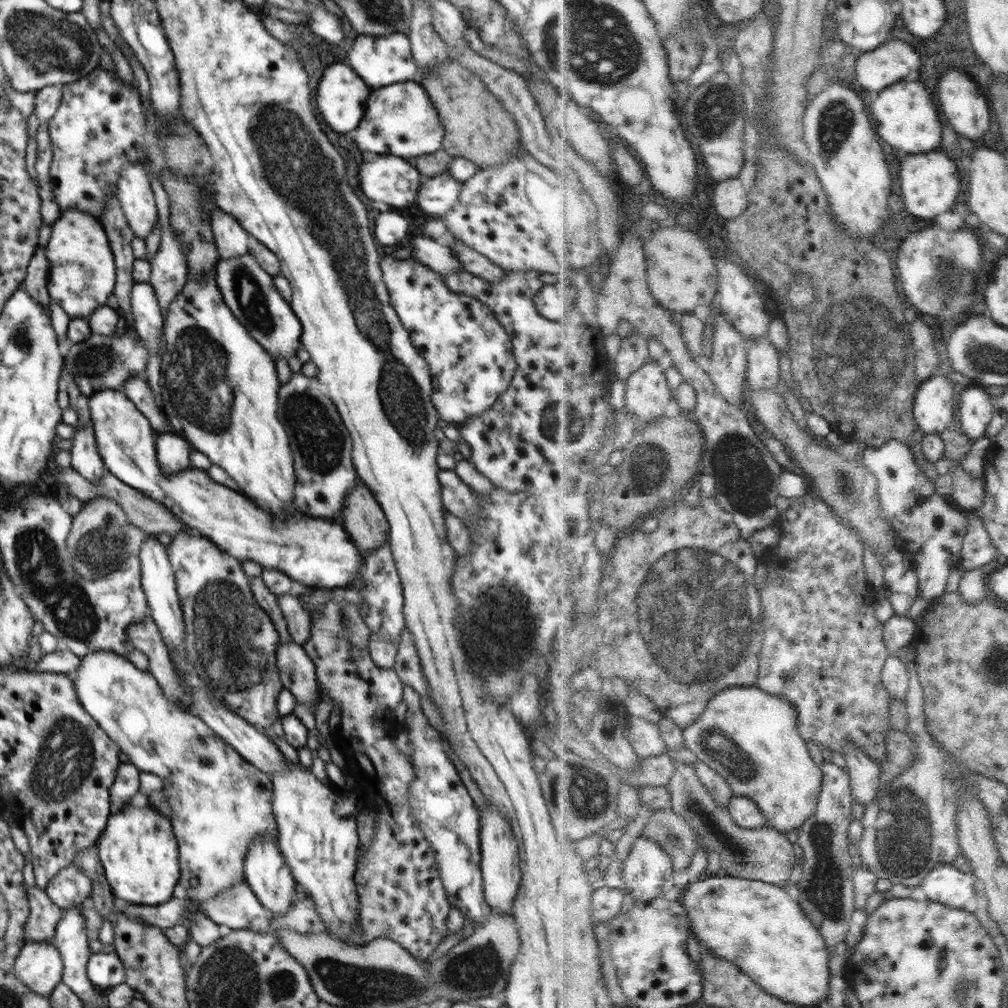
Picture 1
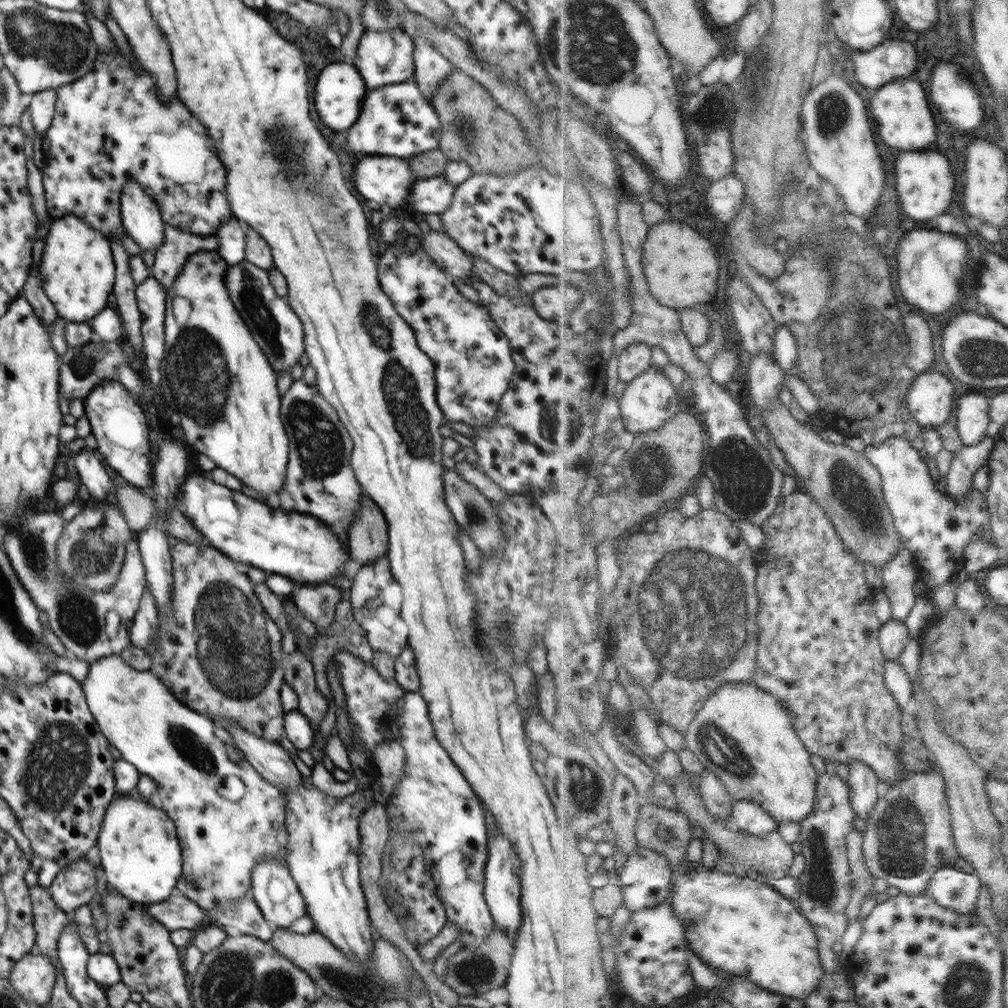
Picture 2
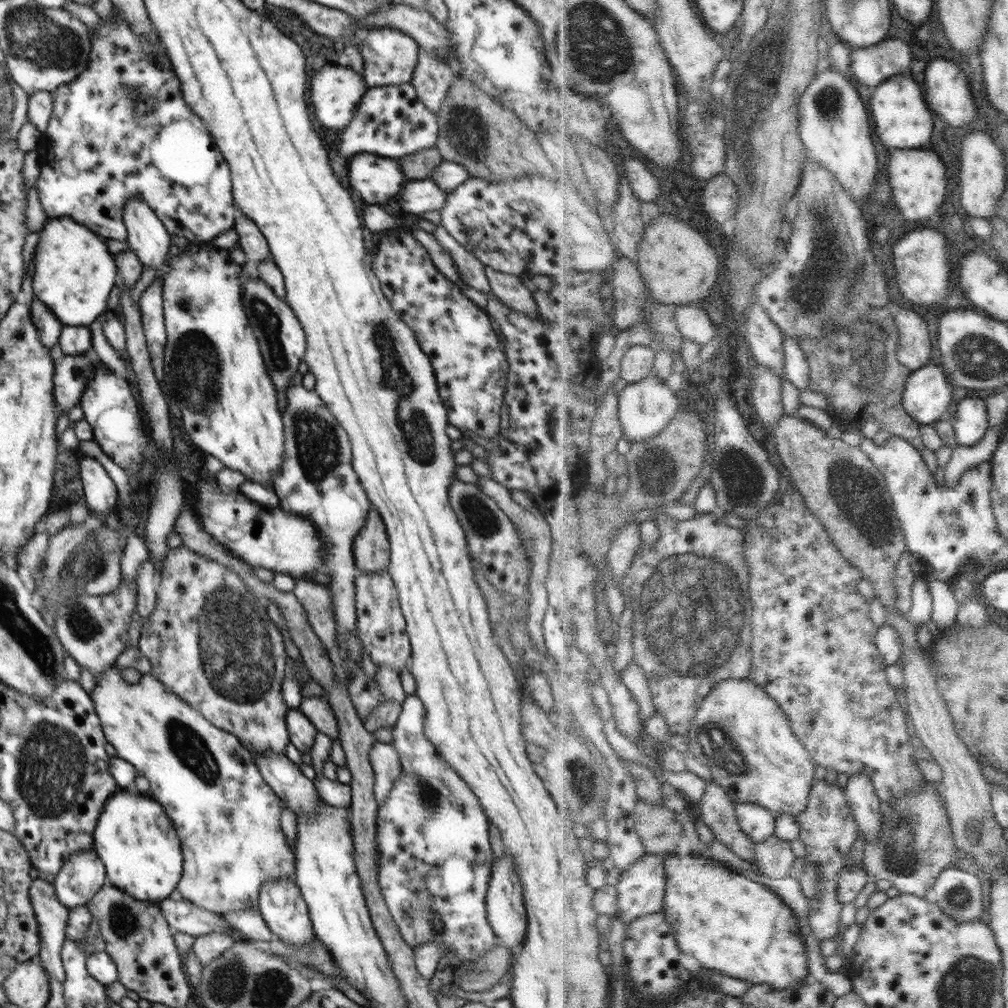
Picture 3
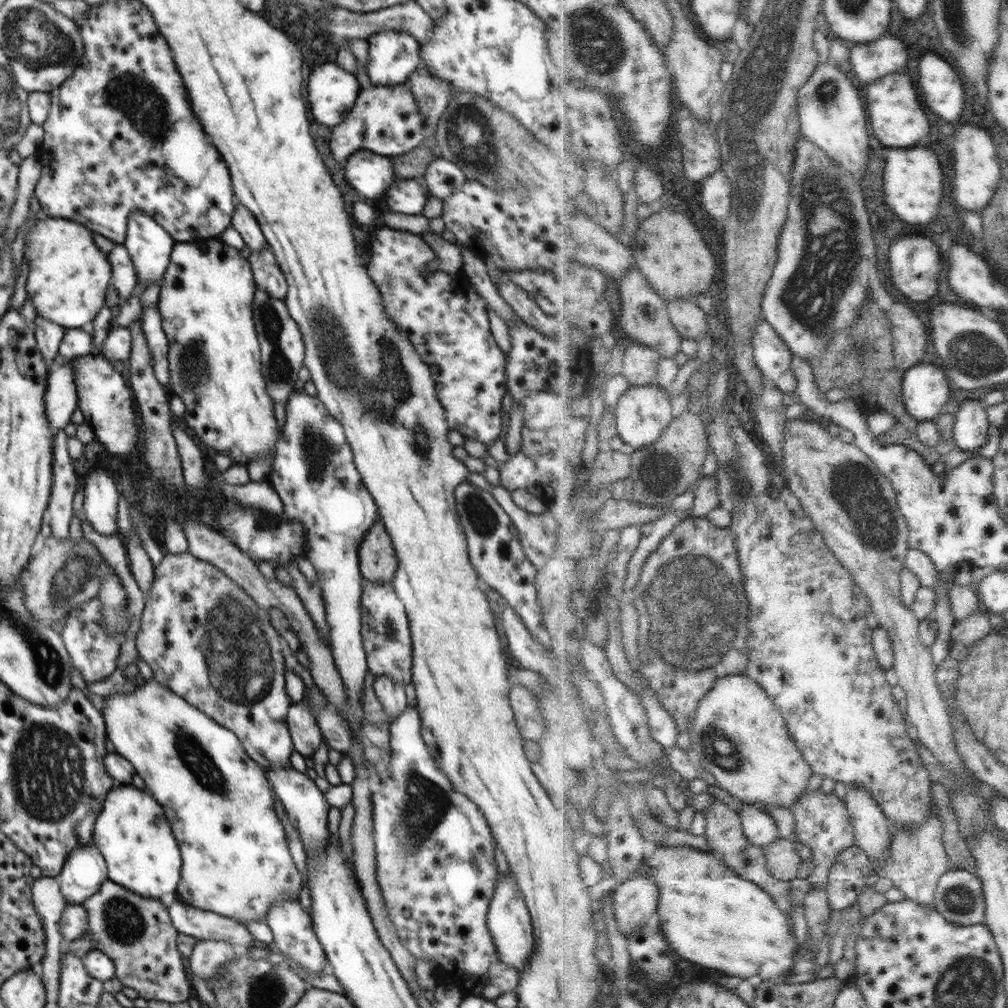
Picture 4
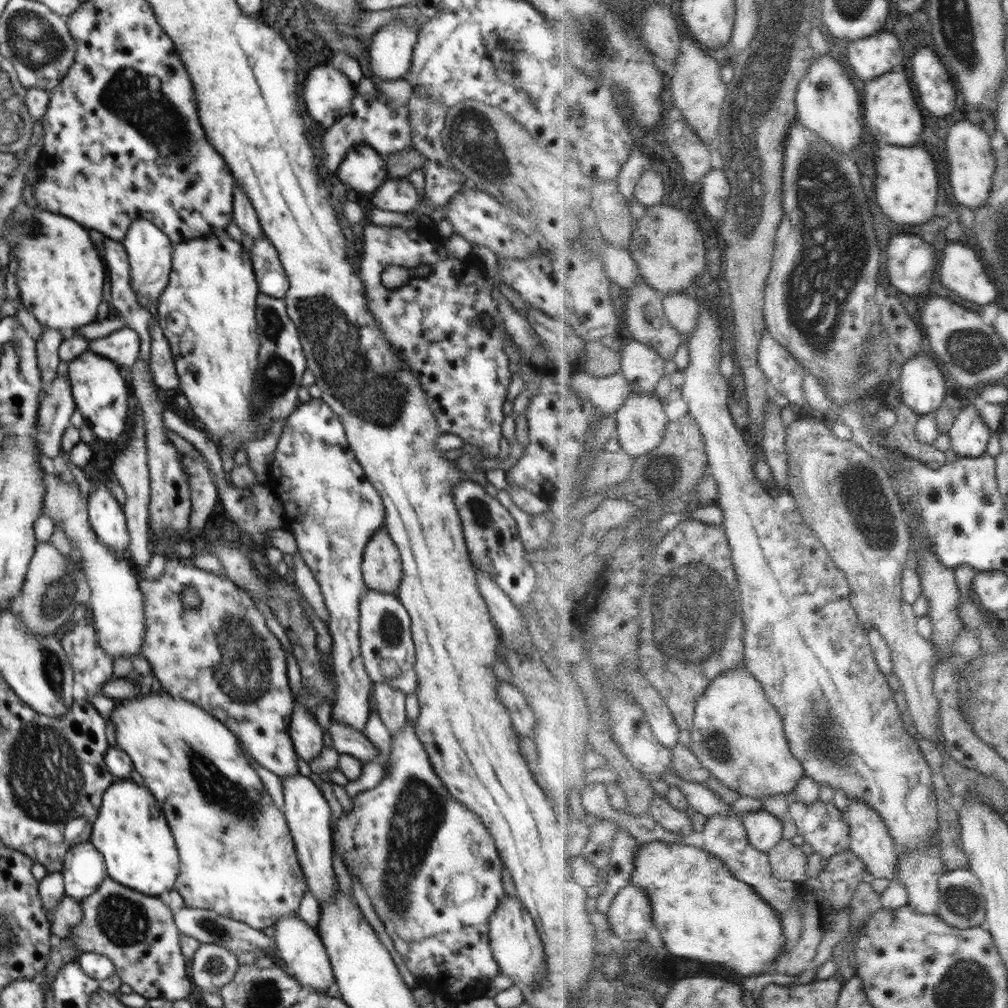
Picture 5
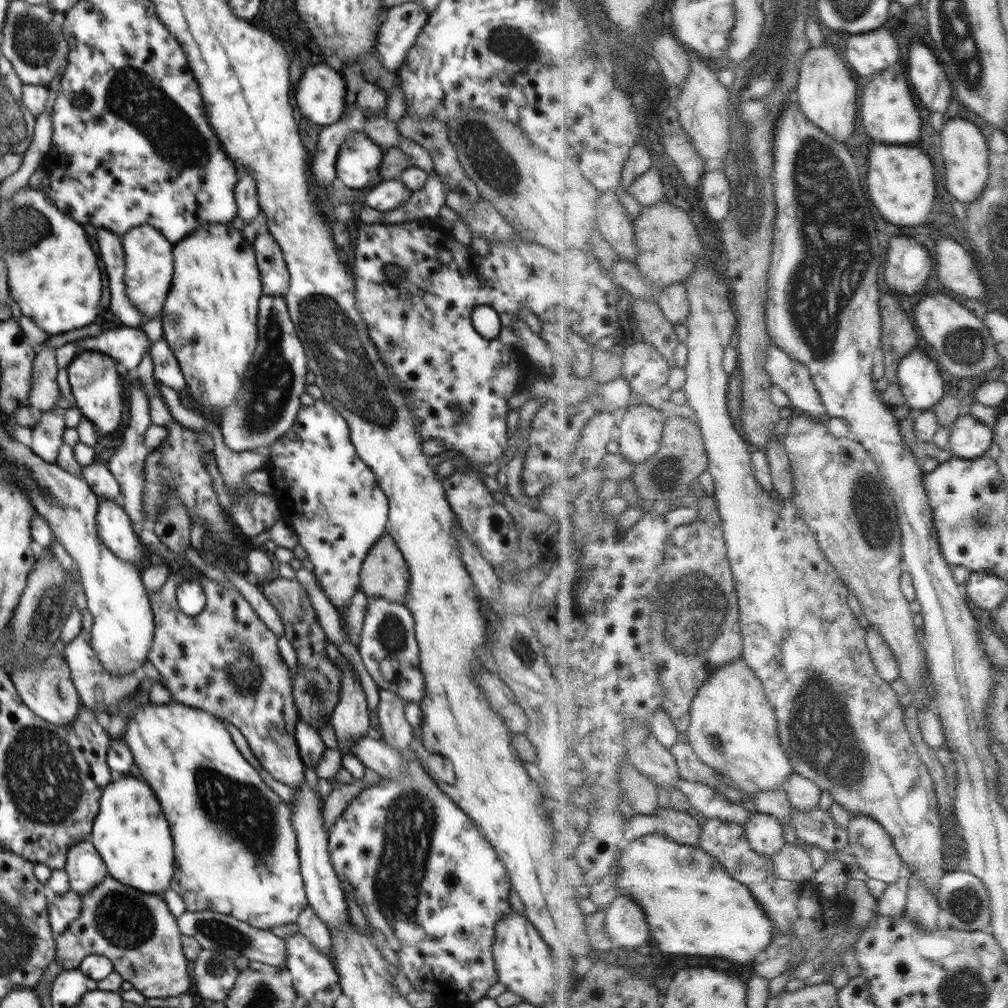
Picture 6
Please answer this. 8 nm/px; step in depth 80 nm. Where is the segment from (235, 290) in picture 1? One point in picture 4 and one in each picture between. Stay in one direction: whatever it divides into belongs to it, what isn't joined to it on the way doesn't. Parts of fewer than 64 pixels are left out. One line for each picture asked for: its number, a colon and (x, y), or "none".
2: (274, 326)
3: (281, 338)
4: (283, 351)

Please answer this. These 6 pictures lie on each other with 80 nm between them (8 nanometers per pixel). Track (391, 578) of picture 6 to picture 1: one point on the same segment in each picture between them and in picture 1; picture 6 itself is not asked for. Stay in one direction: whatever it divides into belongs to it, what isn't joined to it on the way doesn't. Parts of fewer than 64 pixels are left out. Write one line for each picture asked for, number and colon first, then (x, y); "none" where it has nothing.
1: (362, 517)
2: (368, 541)
3: (371, 548)
4: (378, 562)
5: (381, 567)

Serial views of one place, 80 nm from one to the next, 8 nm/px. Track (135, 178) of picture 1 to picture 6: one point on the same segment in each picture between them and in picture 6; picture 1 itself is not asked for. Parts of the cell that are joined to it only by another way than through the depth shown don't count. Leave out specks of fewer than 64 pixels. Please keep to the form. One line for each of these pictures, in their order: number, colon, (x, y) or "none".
2: (141, 218)
3: (148, 239)
4: (148, 244)
5: (149, 250)
6: (148, 258)

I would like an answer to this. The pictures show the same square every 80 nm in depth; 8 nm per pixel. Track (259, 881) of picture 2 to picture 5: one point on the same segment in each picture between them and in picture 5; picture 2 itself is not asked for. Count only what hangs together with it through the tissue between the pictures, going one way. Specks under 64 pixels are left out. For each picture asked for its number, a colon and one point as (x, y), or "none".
3: (282, 906)
4: (294, 936)
5: (300, 950)

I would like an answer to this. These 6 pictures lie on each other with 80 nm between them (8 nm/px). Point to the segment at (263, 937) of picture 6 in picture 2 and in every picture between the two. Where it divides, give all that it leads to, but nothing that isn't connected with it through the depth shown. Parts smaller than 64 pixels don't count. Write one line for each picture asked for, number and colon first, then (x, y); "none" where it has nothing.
2: (175, 913)
3: (182, 916)
4: (201, 924)
5: (208, 927)

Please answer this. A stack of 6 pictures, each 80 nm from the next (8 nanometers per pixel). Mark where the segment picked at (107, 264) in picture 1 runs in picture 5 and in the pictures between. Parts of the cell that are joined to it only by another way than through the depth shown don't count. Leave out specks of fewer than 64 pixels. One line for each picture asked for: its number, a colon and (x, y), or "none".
2: (77, 271)
3: (74, 272)
4: (68, 275)
5: (60, 275)

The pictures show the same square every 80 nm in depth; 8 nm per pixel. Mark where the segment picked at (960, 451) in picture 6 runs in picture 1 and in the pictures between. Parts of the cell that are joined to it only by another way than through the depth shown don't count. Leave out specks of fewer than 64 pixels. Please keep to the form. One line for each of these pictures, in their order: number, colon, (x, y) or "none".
1: (977, 409)
2: (974, 418)
3: (973, 422)
4: (972, 431)
5: (971, 435)

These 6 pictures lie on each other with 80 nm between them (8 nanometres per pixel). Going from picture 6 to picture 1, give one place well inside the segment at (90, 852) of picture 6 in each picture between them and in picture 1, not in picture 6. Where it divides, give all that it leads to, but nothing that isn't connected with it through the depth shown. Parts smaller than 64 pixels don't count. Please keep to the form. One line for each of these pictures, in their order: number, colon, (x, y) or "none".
1: (69, 887)
2: (74, 886)
3: (82, 876)
4: (84, 872)
5: (84, 869)

